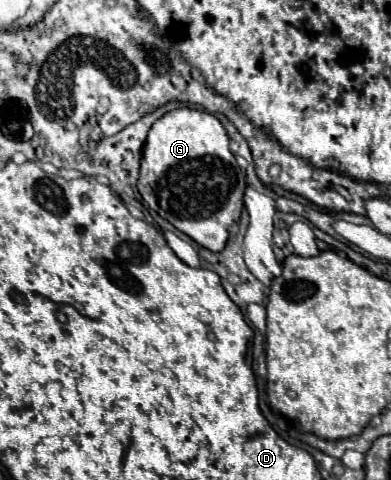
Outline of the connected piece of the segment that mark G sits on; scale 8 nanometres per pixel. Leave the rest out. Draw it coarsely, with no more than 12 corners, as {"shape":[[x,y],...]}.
{"shape":[[176,108],[148,132],[136,188],[220,252],[246,174],[222,122]]}

